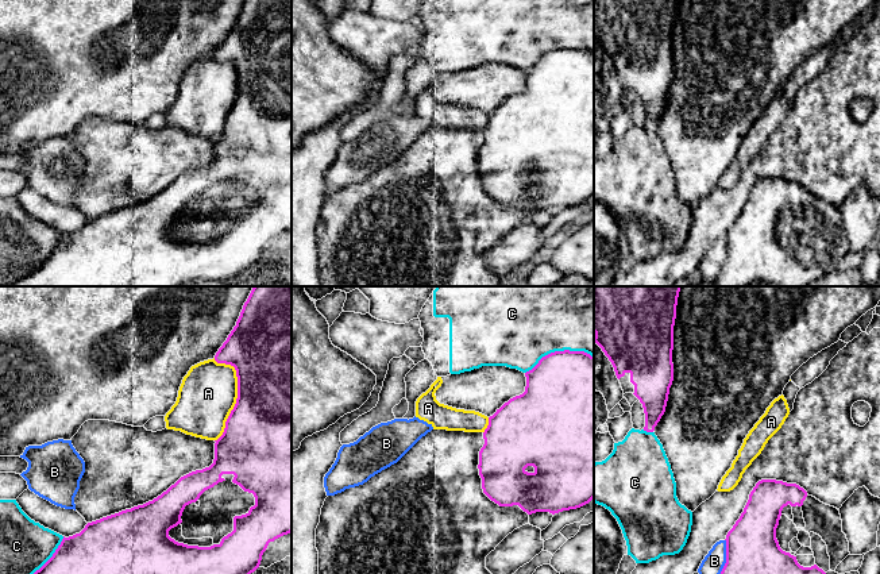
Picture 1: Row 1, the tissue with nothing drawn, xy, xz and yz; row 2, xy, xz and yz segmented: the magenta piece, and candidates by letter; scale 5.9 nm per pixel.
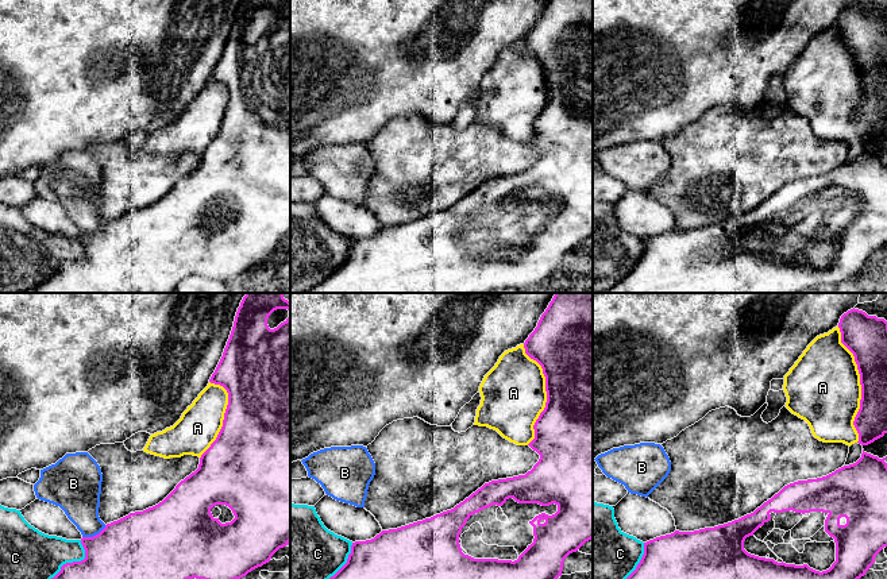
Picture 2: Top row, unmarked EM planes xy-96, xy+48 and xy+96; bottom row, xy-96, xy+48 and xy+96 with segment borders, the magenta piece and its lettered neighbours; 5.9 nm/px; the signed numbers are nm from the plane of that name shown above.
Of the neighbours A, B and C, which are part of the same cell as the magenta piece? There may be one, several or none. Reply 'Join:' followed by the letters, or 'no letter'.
Join: no letter

